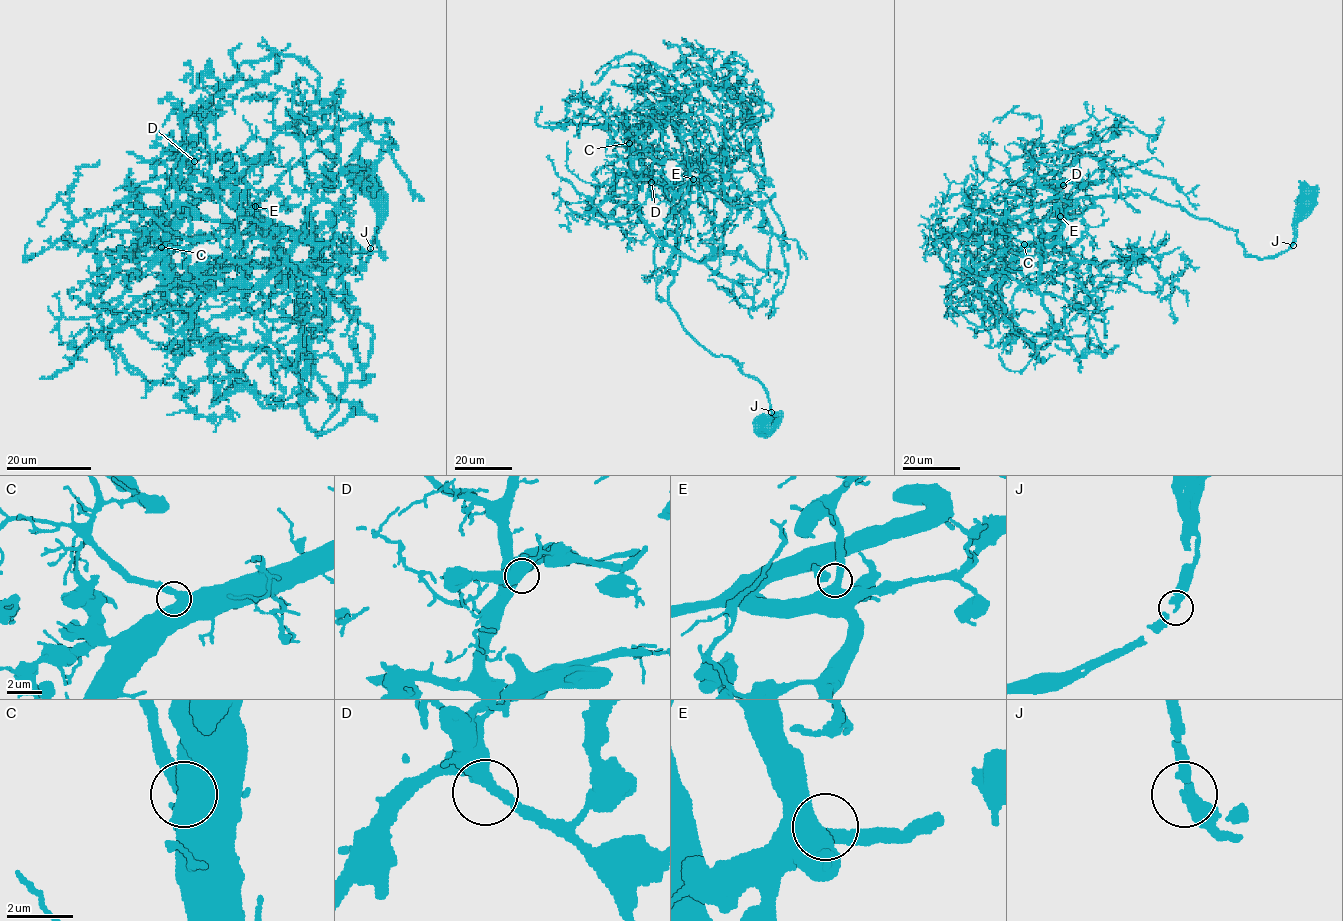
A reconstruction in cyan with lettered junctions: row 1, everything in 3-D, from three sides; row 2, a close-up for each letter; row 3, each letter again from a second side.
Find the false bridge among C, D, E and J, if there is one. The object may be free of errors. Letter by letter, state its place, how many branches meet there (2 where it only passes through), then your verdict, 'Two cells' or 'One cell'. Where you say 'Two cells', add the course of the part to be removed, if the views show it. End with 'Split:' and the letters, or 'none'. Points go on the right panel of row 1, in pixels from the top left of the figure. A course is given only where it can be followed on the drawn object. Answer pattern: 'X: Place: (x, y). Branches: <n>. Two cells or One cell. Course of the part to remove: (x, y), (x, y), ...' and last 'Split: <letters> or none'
C: Place: (1024, 244). Branches: 2. One cell
D: Place: (1063, 185). Branches: 2. One cell
E: Place: (1060, 216). Branches: 2. One cell
J: Place: (1293, 245). Branches: 2. One cell
Split: none

